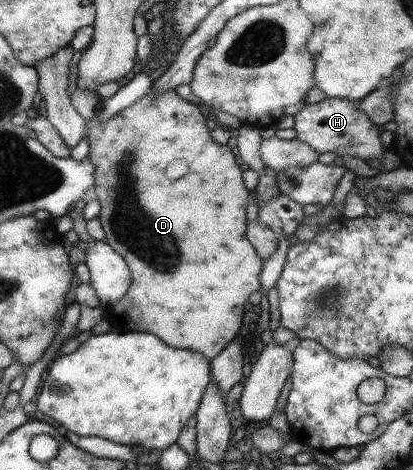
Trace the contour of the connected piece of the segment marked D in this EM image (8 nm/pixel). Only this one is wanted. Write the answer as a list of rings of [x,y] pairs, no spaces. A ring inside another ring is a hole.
[[[153,87],[145,98],[141,98],[135,105],[114,114],[113,118],[107,122],[99,122],[99,111],[102,105],[97,107],[97,113],[87,124],[87,140],[90,143],[89,161],[95,167],[95,187],[92,195],[100,201],[101,211],[99,221],[106,234],[105,243],[111,246],[129,266],[132,284],[125,297],[118,301],[113,307],[105,310],[105,318],[114,329],[121,329],[121,332],[139,332],[150,333],[161,338],[167,345],[175,349],[190,349],[205,356],[208,360],[217,357],[231,343],[235,336],[239,336],[241,329],[242,316],[244,311],[243,305],[248,300],[249,295],[262,289],[259,281],[259,274],[263,267],[262,259],[257,255],[256,249],[246,239],[247,223],[245,214],[248,199],[251,191],[243,184],[243,171],[236,161],[236,156],[227,144],[220,145],[212,139],[210,130],[207,128],[205,117],[201,114],[199,105],[191,104],[181,99],[176,90],[163,91],[163,94],[155,96]],[[175,161],[185,161],[189,166],[189,171],[183,175],[183,179],[169,179],[167,177],[167,167],[173,165]]]

